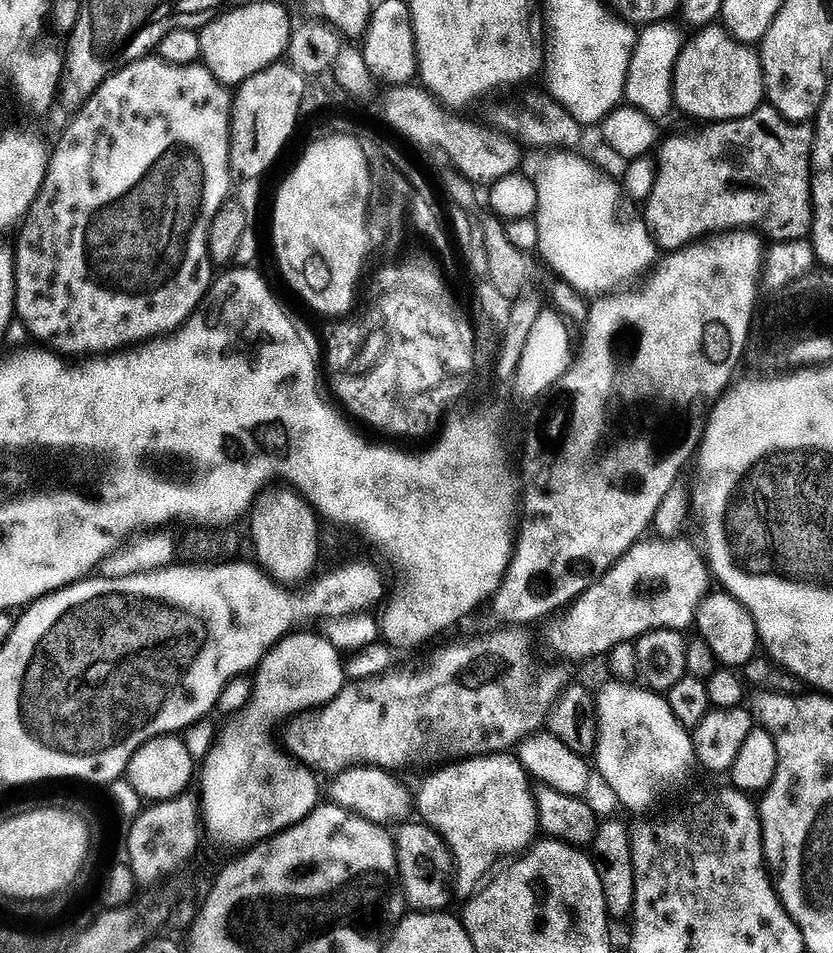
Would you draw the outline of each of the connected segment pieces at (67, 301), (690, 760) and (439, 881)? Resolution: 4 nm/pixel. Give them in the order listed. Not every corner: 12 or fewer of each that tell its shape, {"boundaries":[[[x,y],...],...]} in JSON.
{"boundaries":[[[145,58],[14,247],[40,340],[171,334],[214,279],[233,97]],[[663,695],[596,696],[594,768],[625,804],[697,763]],[[423,822],[395,833],[400,885],[413,909],[452,900],[448,843]]]}

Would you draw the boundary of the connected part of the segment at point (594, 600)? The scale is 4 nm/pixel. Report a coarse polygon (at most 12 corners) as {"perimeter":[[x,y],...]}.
{"perimeter":[[682,537],[637,541],[574,600],[586,660],[685,631],[709,593]]}

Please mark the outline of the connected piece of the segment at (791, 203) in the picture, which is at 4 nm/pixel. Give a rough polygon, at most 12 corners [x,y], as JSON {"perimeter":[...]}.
{"perimeter":[[761,106],[659,145],[664,250],[812,231],[815,127]]}

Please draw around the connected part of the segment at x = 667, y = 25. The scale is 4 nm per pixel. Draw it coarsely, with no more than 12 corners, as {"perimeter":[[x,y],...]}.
{"perimeter":[[673,21],[645,25],[625,99],[661,120],[673,109],[686,36]]}

